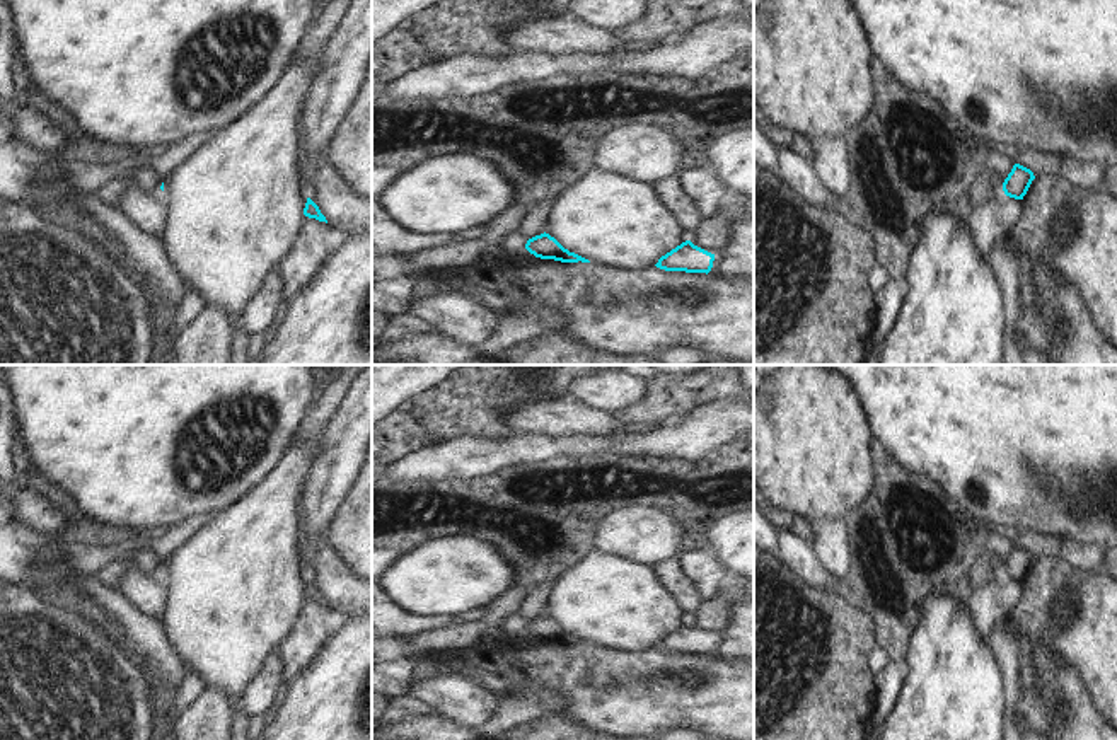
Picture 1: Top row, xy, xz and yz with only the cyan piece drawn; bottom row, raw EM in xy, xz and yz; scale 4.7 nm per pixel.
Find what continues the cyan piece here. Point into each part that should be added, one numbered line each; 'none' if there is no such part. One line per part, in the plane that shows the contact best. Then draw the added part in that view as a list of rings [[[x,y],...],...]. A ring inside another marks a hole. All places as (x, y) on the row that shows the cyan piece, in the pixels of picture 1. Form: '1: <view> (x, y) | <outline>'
none

